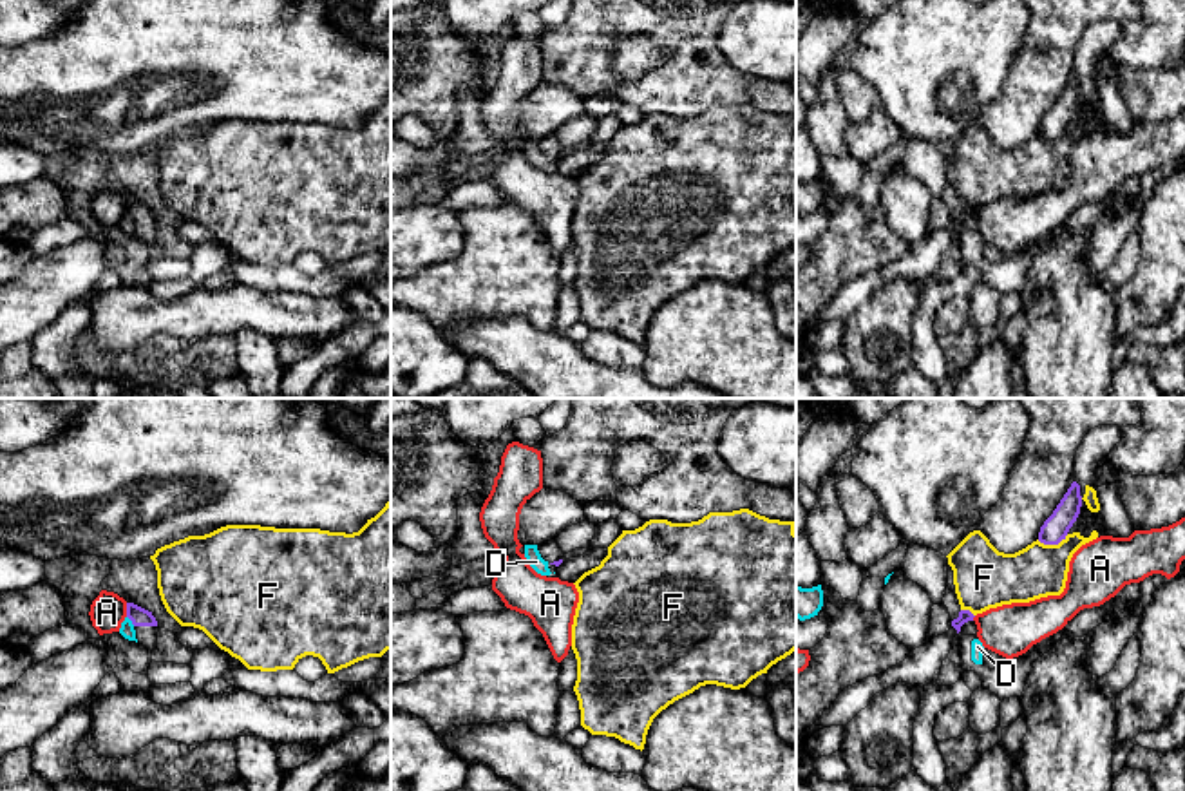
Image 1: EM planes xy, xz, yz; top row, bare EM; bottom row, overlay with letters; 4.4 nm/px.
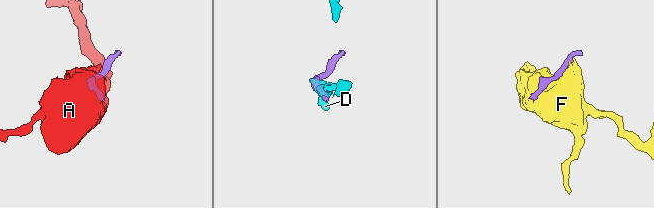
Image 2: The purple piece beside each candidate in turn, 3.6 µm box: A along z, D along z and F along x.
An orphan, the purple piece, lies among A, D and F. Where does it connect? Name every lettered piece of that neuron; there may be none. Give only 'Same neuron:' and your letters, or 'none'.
Same neuron: none

